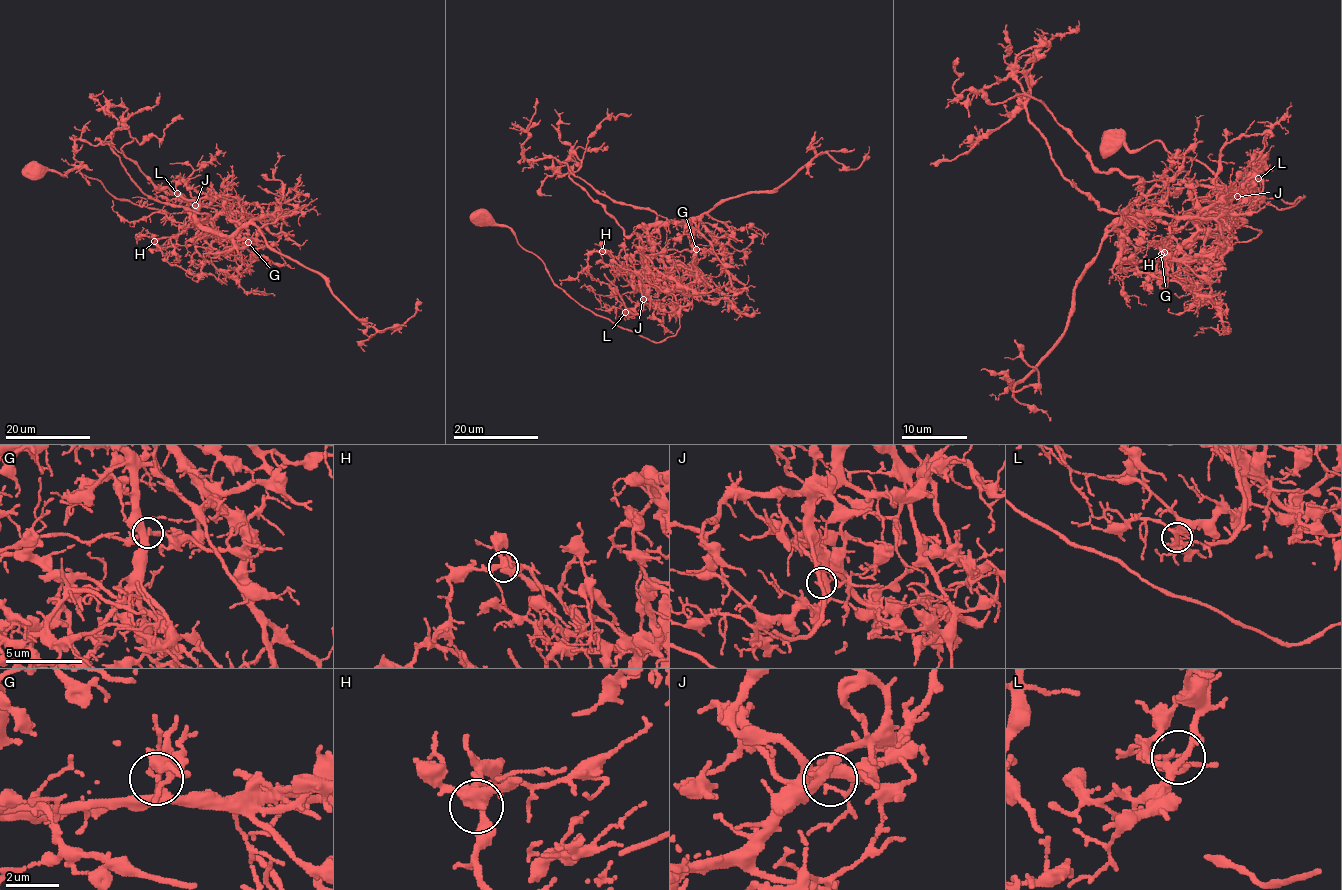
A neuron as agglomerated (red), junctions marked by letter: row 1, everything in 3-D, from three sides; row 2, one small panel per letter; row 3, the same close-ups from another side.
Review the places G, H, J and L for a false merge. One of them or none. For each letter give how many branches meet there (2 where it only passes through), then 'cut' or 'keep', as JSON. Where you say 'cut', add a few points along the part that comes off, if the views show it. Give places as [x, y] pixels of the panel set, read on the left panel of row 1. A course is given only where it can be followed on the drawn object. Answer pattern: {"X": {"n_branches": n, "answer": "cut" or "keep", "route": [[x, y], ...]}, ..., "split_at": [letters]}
{"G": {"n_branches": 4, "answer": "cut", "route": [[248, 242], [222, 239], [204, 213], [150, 198], [108, 144], [77, 140], [73, 157], [87, 185]]}, "H": {"n_branches": 4, "answer": "keep"}, "J": {"n_branches": 4, "answer": "keep"}, "L": {"n_branches": 5, "answer": "keep"}, "split_at": ["G"]}

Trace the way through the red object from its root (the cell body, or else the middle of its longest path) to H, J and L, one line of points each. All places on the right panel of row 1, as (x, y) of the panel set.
H: (1113, 136), (1131, 151), (1159, 141), (1278, 209), (1304, 196), (1208, 206), (1198, 236), (1164, 252)
J: (1113, 136), (1131, 151), (1159, 141), (1278, 209), (1304, 196), (1245, 198), (1245, 188), (1237, 196)
L: (1113, 136), (1131, 151), (1159, 141), (1278, 209), (1304, 196), (1289, 203), (1234, 193), (1247, 195), (1258, 178)

